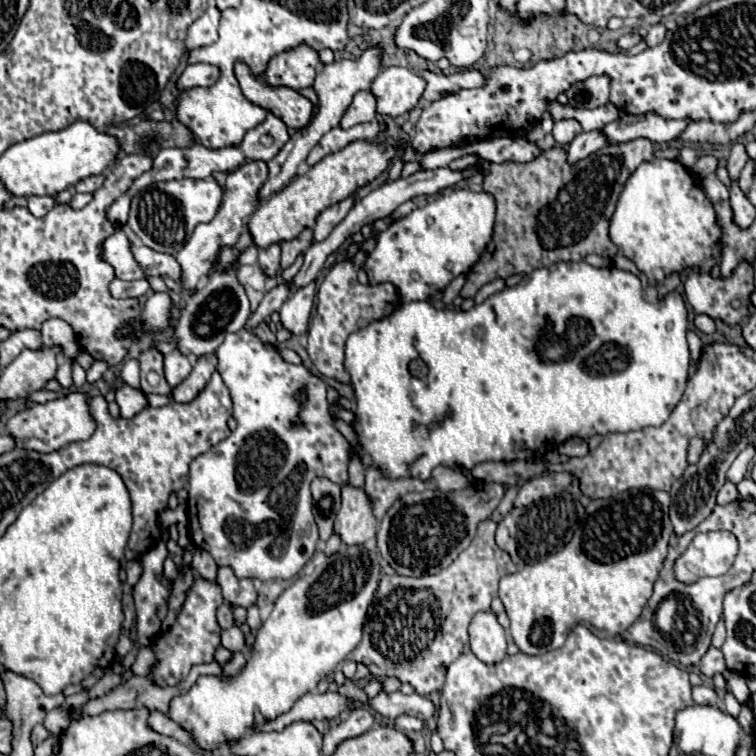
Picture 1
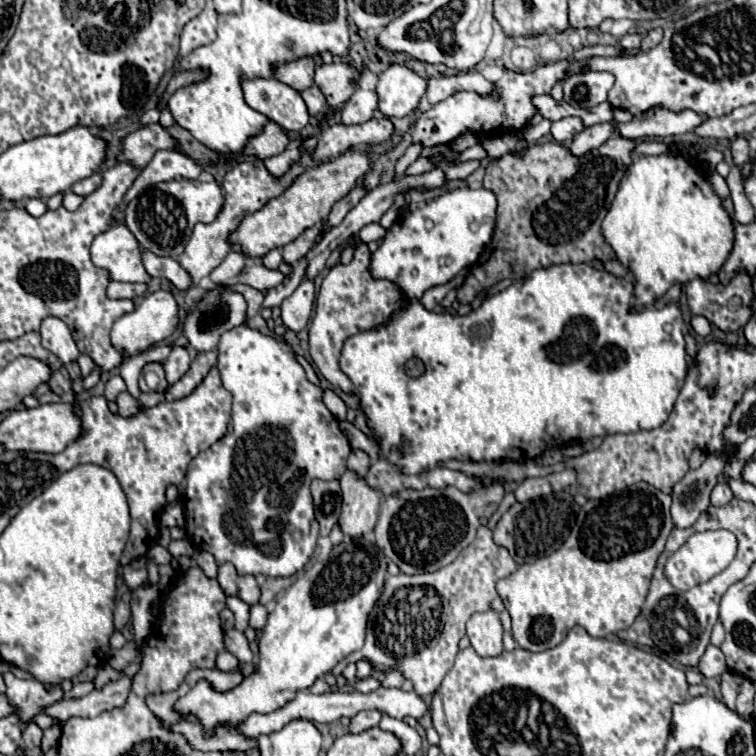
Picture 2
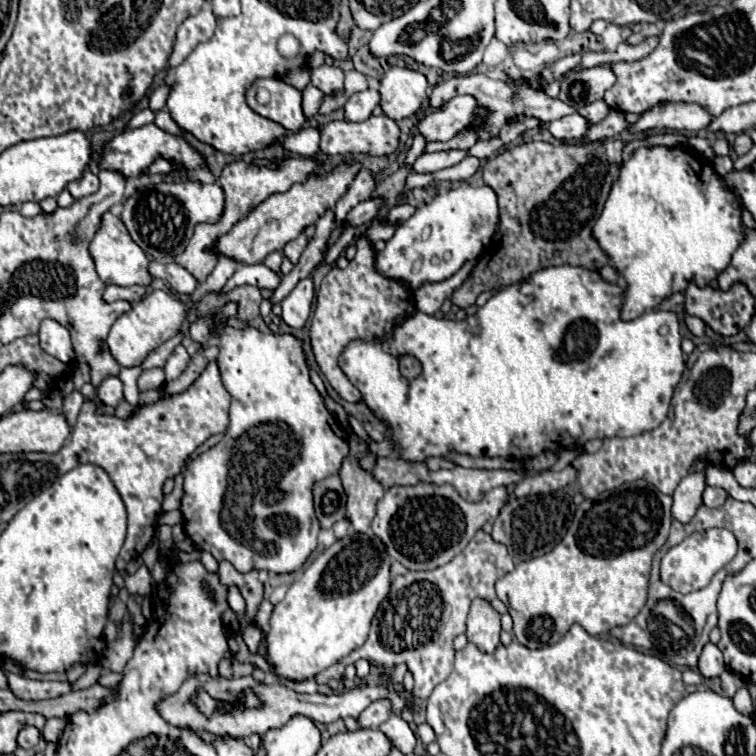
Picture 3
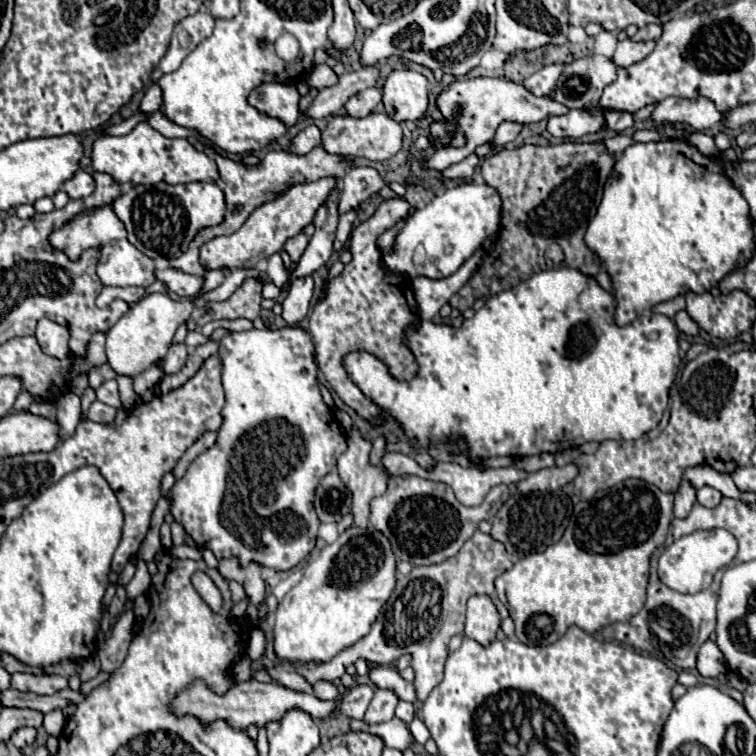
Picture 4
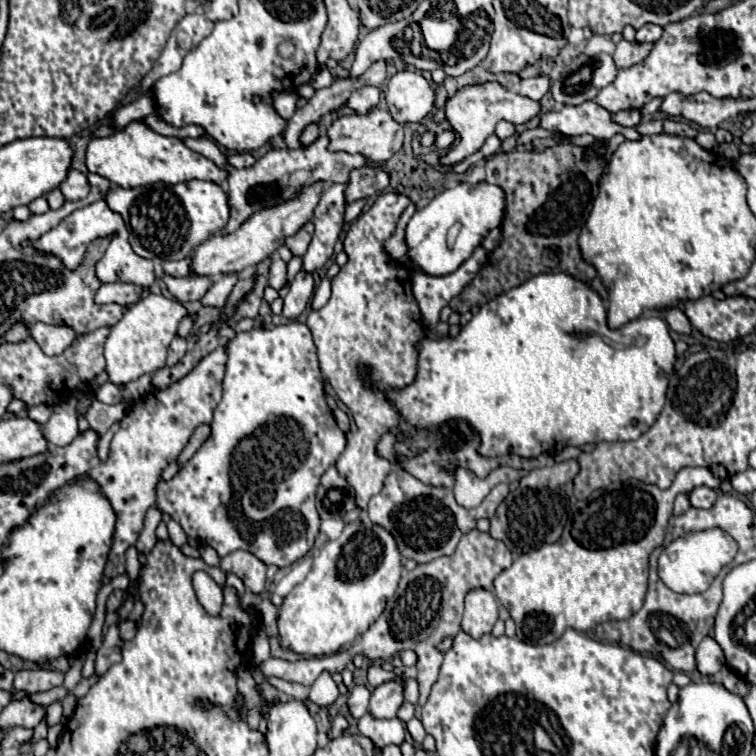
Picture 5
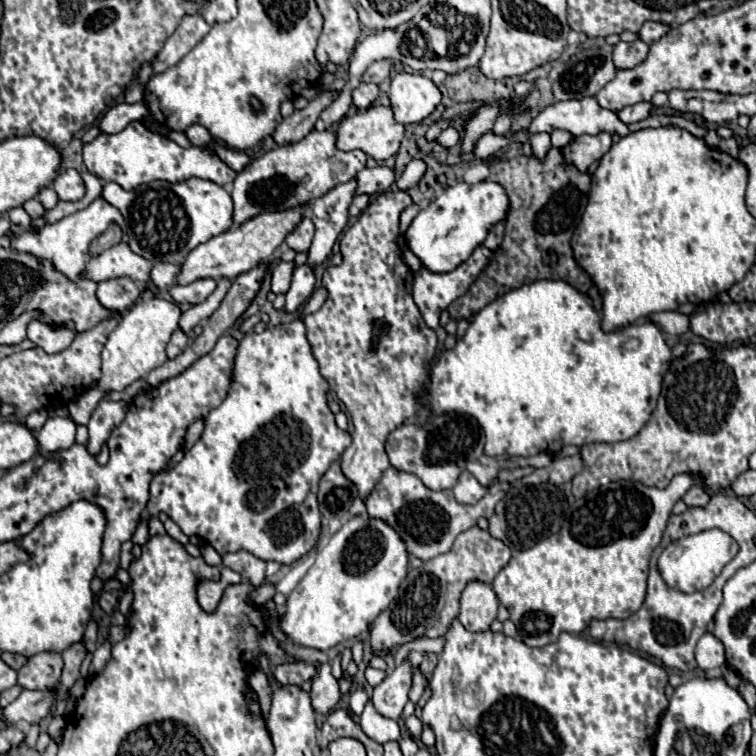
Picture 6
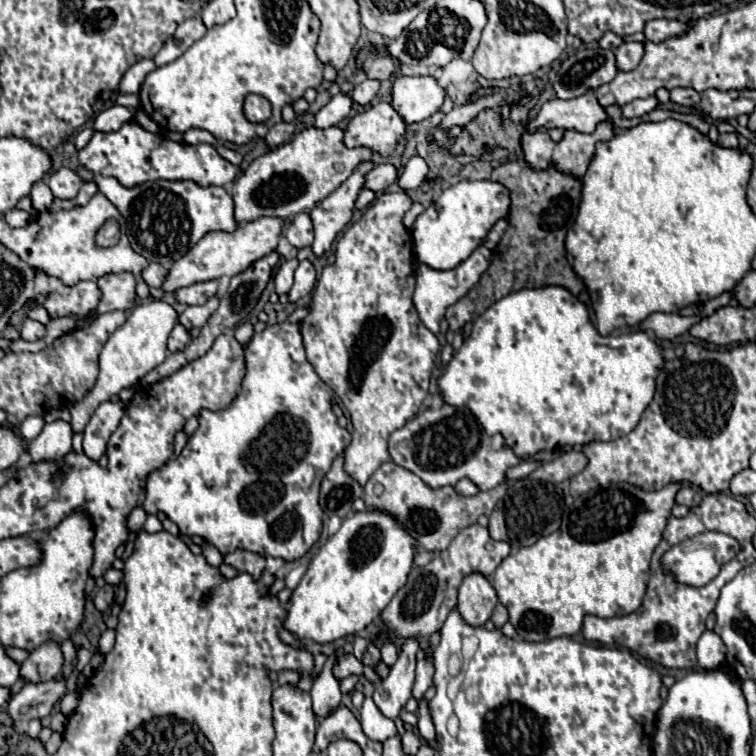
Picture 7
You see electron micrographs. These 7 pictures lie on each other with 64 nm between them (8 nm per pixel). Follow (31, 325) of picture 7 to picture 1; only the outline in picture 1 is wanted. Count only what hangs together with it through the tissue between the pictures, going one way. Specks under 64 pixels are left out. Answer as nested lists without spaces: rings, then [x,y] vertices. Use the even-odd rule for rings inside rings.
[[[52,318],[52,320],[46,320],[42,324],[42,344],[44,346],[62,346],[68,354],[76,354],[78,350],[78,344],[76,344],[76,336],[72,332],[72,328],[64,322],[64,320],[58,320],[58,318]]]

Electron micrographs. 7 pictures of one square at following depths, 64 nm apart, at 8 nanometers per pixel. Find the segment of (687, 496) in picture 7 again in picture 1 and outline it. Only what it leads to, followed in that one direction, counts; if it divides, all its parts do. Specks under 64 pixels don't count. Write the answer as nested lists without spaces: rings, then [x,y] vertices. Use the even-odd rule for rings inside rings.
[[[726,482],[726,484],[722,486],[722,490],[718,492],[716,502],[724,506],[724,504],[730,504],[732,500],[740,500],[740,492],[736,492],[736,484],[734,484],[734,482]]]

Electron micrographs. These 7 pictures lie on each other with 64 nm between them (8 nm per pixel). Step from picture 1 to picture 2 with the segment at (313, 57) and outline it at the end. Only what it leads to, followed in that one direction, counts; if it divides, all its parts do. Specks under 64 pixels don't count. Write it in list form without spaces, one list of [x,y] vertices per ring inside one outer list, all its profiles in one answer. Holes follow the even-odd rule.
[[[302,56],[274,66],[274,78],[288,84],[294,90],[306,90],[314,84],[314,56]]]

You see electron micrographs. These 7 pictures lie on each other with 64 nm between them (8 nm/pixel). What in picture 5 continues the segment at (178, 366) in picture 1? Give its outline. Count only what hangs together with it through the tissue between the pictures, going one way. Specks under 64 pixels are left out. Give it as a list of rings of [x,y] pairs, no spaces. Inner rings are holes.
[[[174,338],[172,344],[168,346],[168,360],[166,360],[166,366],[172,366],[172,364],[178,364],[182,358],[184,358],[184,352],[186,352],[186,340],[184,338]]]

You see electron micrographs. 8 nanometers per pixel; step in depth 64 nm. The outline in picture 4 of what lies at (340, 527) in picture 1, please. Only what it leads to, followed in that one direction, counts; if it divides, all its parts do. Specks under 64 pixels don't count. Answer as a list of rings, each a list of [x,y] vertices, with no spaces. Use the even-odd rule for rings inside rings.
[[[350,438],[348,450],[338,458],[338,474],[352,492],[352,516],[358,528],[368,526],[370,502],[386,492],[386,474],[380,466],[370,466],[372,444],[366,438]]]

